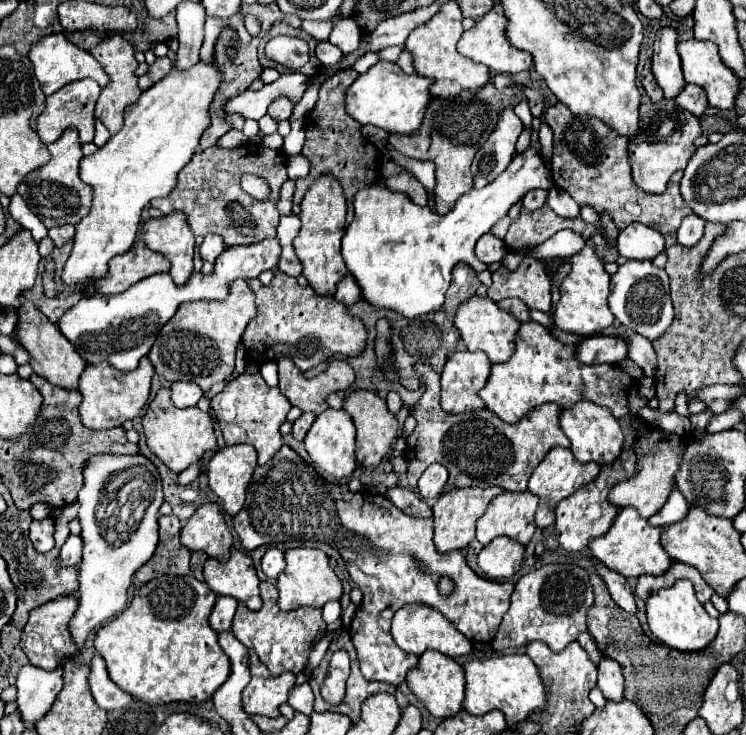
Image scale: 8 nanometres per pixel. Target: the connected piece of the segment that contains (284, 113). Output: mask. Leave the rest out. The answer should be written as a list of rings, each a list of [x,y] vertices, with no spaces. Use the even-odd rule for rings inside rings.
[[[280,96],[280,98],[276,98],[276,100],[268,106],[268,116],[274,118],[276,122],[280,122],[280,120],[288,120],[290,114],[292,114],[292,108],[294,108],[292,100]]]

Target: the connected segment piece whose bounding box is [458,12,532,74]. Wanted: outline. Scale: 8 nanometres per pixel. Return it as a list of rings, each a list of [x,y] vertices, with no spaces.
[[[488,12],[486,16],[482,16],[476,26],[468,32],[462,34],[460,42],[458,42],[458,52],[474,62],[480,62],[480,64],[486,64],[490,70],[494,72],[506,72],[506,74],[518,74],[518,72],[524,72],[524,70],[530,70],[532,68],[532,56],[528,52],[522,52],[518,48],[514,48],[510,42],[508,42],[508,36],[504,34],[504,26],[508,24],[508,20],[504,18],[504,14],[500,12]]]

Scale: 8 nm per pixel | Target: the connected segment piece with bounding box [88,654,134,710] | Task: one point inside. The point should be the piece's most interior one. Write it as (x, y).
(107, 695)

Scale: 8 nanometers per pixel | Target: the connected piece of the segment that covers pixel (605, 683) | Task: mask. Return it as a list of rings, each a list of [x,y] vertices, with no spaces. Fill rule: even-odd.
[[[602,658],[598,664],[598,688],[606,700],[620,702],[624,700],[624,676],[616,660]]]

